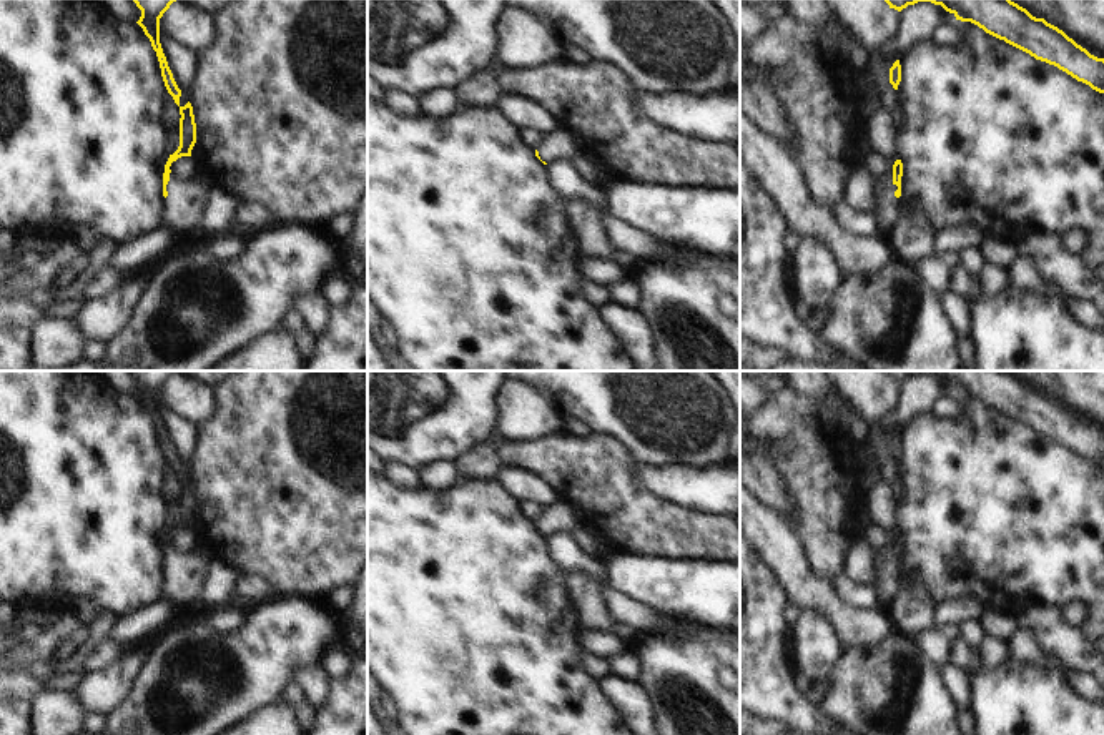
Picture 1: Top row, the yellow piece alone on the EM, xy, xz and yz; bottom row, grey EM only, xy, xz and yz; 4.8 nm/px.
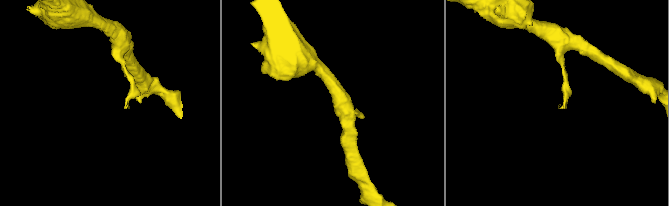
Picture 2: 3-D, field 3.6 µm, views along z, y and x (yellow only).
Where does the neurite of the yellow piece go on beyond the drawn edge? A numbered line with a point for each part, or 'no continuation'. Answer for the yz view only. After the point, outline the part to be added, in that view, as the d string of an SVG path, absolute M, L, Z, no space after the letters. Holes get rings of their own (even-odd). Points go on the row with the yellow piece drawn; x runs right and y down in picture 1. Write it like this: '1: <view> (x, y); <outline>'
1: yz (885, 203); M890 183L876 198L876 211L880 215L880 229L883 234L888 234L898 223L898 213L895 210L898 198L895 191L896 185Z

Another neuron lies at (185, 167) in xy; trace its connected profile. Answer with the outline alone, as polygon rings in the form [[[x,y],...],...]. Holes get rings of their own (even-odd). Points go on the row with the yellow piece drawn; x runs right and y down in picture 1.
[[[181,156],[170,166],[171,173],[185,181],[196,178],[196,163],[193,156]]]

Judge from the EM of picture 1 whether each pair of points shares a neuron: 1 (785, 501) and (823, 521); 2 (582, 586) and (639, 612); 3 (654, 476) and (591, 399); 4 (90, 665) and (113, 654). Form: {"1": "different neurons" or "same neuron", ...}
{"1": "different neurons", "2": "different neurons", "3": "different neurons", "4": "same neuron"}

